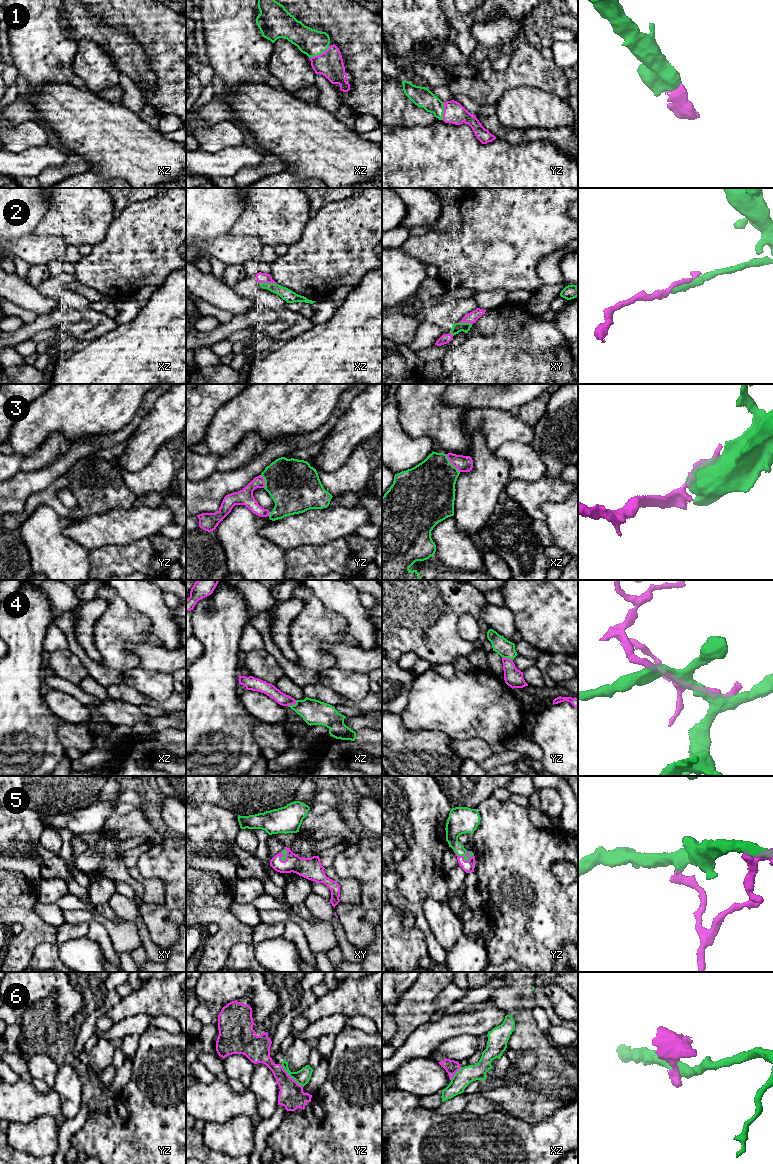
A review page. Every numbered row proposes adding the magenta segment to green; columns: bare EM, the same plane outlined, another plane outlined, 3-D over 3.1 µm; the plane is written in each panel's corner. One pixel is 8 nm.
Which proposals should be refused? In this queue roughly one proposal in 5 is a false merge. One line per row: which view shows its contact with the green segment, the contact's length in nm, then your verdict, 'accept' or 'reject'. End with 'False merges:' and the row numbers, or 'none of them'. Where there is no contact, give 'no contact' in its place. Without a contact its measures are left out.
1: contact in xz; length 190 nm; accept
2: contact in xz; length 140 nm; accept
3: contact in xz; length 190 nm; accept
4: contact in xz; length 100 nm; reject
5: contact in yz; length 160 nm; accept
6: contact in yz; length 260 nm; reject
False merges: 4, 6

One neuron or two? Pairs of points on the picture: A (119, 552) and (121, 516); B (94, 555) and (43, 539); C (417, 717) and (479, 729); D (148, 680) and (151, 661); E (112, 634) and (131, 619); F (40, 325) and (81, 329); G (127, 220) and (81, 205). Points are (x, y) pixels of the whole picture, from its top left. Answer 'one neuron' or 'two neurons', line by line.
A: two neurons
B: two neurons
C: one neuron
D: two neurons
E: one neuron
F: one neuron
G: two neurons

